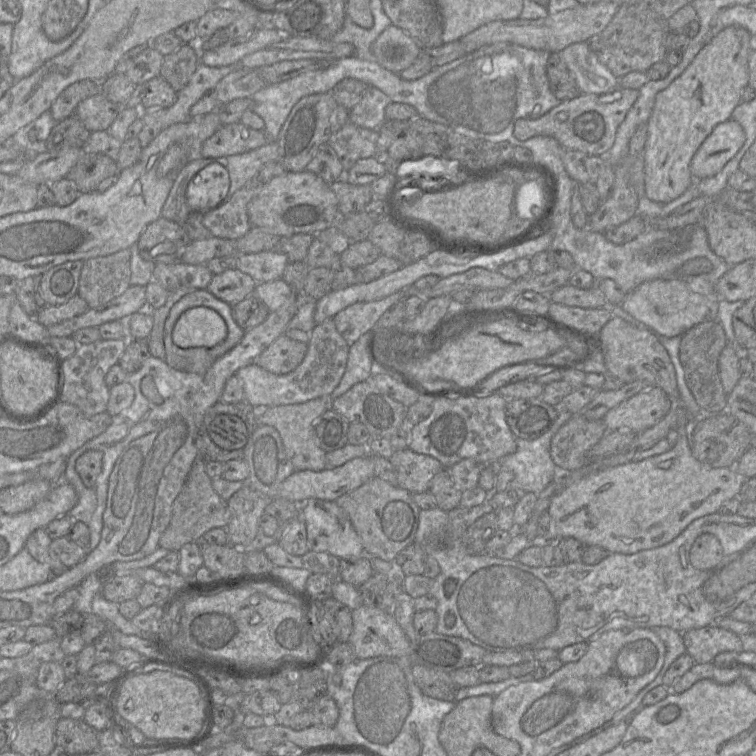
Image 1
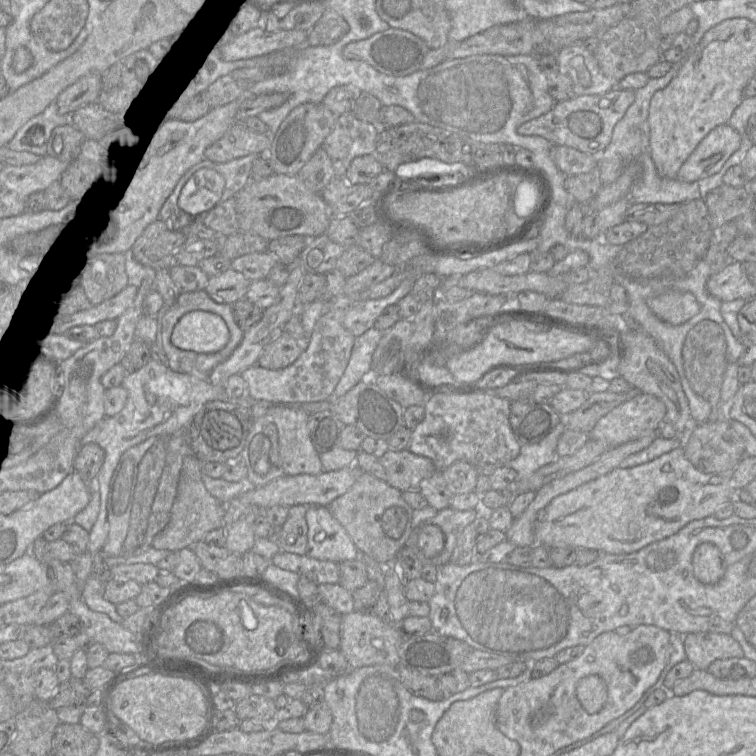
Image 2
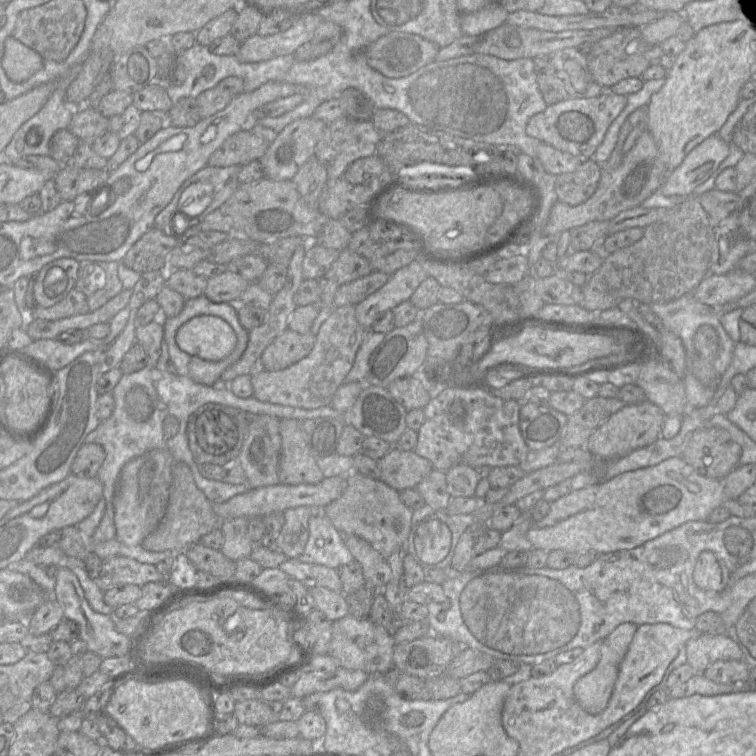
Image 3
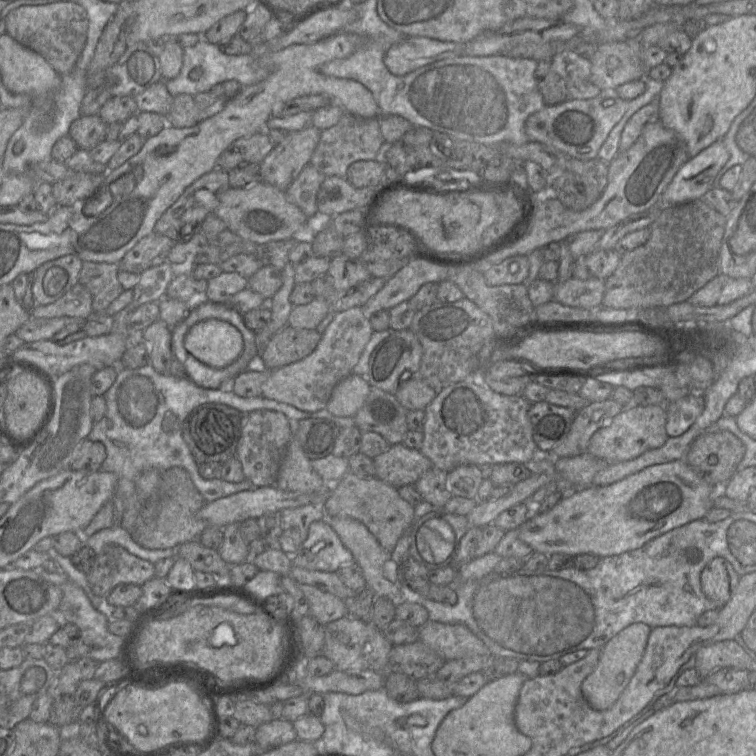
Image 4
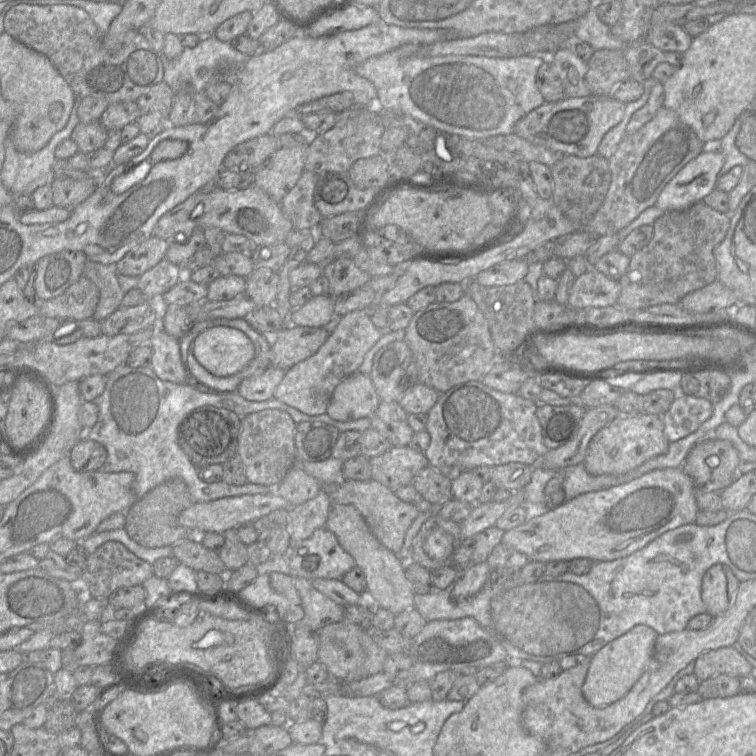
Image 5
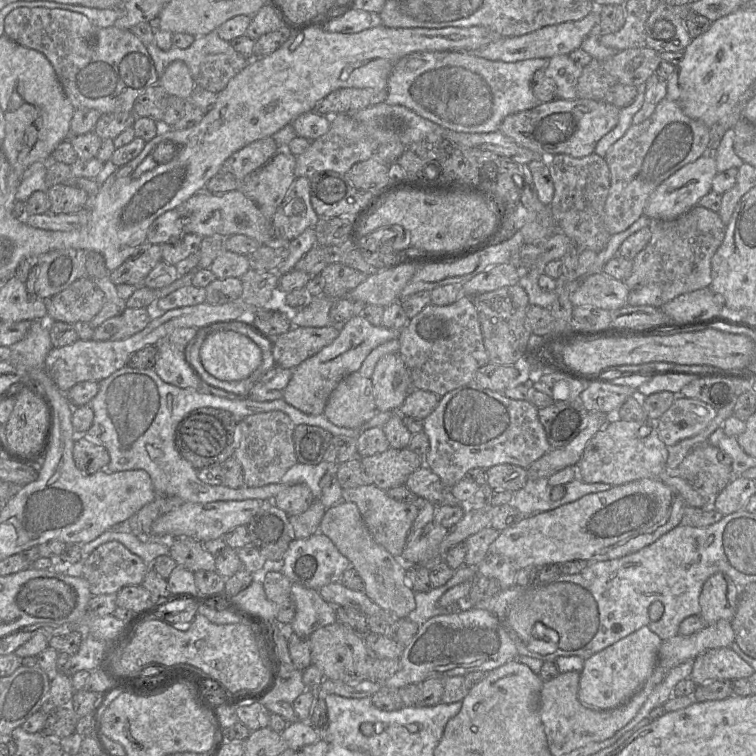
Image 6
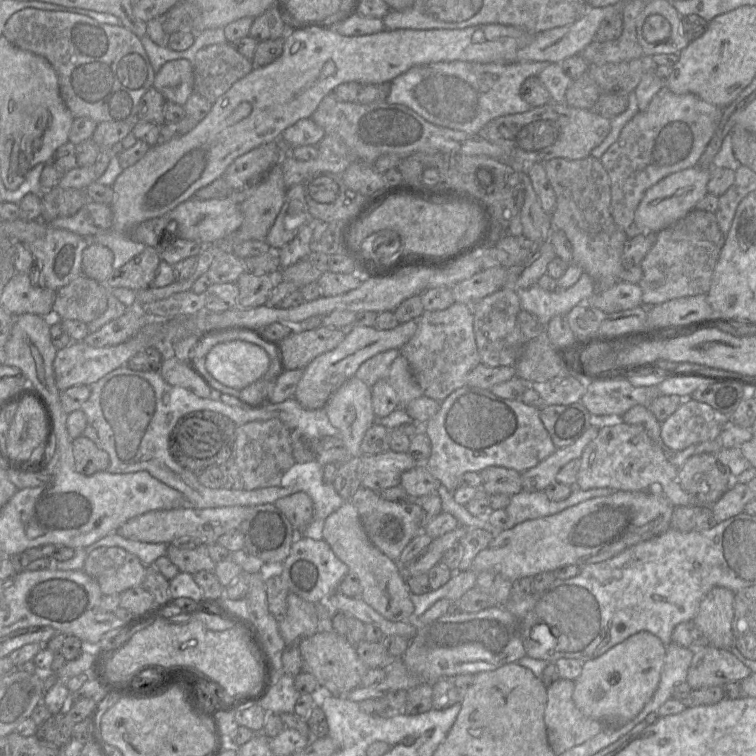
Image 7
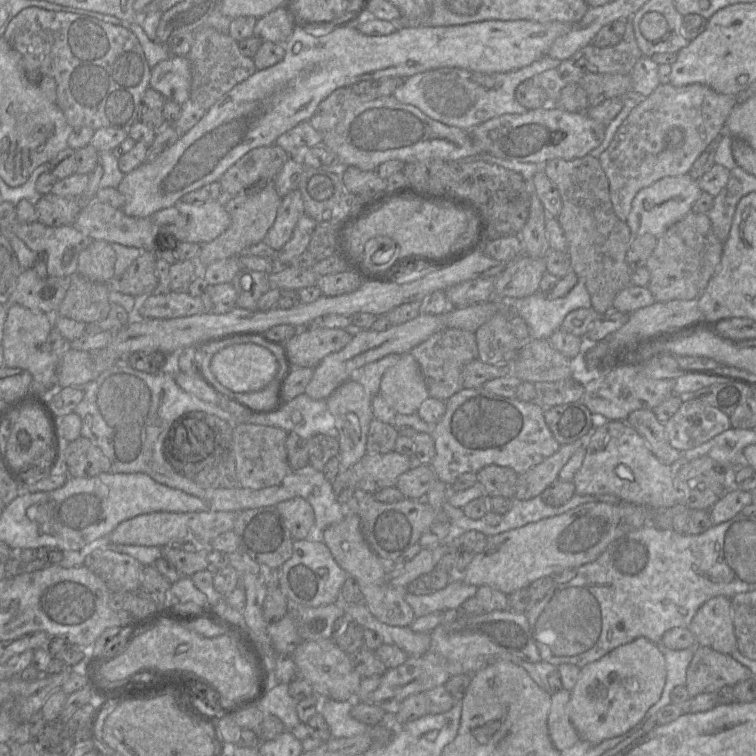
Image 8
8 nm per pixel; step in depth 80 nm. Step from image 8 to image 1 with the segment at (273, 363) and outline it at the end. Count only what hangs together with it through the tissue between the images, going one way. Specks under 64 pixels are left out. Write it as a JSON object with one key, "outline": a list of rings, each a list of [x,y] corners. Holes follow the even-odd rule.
{"outline":[[[209,307],[191,308],[179,317],[173,332],[174,344],[181,348],[212,348],[227,335],[224,319]]]}

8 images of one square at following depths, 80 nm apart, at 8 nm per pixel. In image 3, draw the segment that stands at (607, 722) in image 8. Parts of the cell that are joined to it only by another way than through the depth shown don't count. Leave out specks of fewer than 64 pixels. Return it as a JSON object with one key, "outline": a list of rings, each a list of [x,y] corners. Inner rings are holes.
{"outline":[[[622,623],[604,640],[597,666],[574,684],[575,698],[590,714],[601,713],[611,698],[619,666],[624,659],[638,626]]]}

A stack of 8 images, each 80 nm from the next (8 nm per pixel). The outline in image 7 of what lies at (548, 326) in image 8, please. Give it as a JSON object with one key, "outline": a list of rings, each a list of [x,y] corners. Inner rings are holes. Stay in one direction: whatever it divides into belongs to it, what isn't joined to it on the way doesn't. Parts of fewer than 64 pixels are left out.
{"outline":[[[584,272],[579,280],[567,289],[557,288],[549,292],[537,283],[516,292],[520,299],[521,310],[534,315],[540,324],[546,327],[552,317],[567,315],[573,307],[585,304],[594,294],[594,281]]]}

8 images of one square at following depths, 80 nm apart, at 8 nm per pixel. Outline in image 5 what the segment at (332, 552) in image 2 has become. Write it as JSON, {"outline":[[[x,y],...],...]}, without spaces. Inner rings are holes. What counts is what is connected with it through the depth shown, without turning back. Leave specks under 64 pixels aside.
{"outline":[[[326,527],[288,551],[290,575],[307,580],[316,578],[341,579],[355,566],[353,557],[339,544],[336,536]]]}

